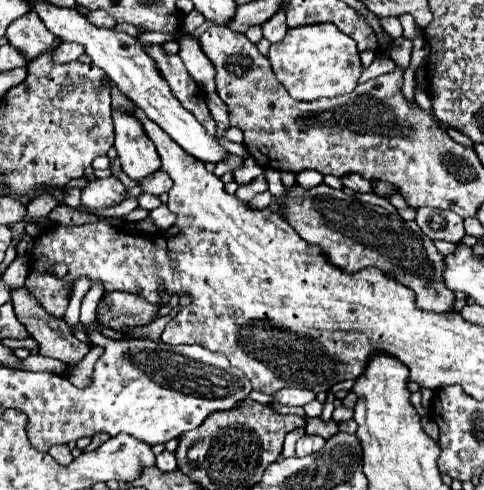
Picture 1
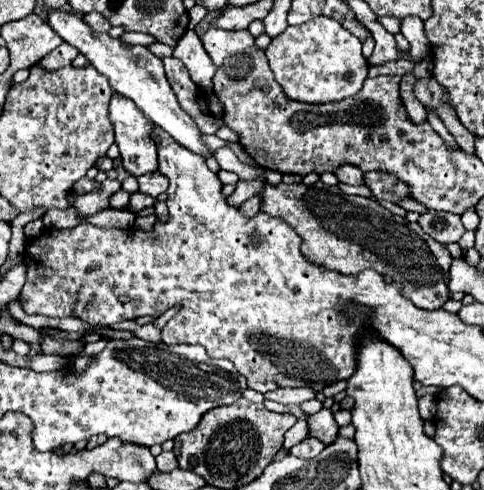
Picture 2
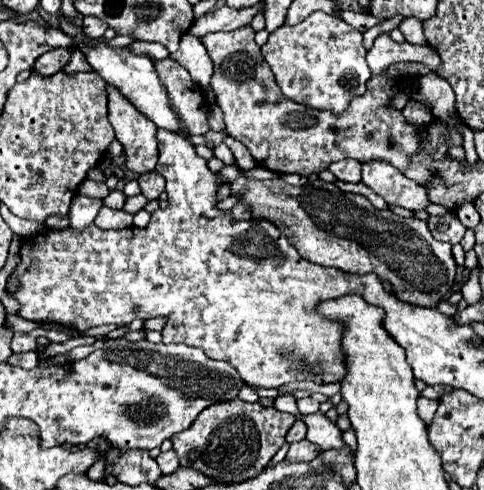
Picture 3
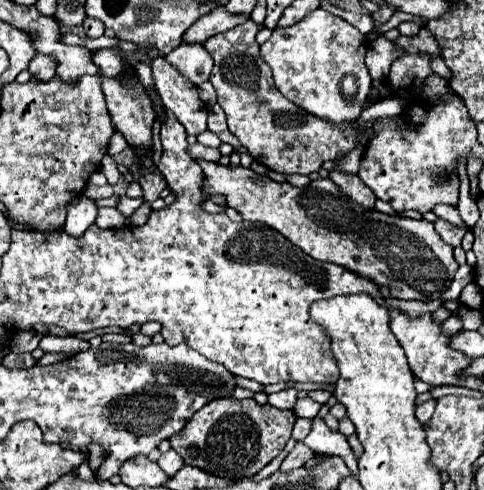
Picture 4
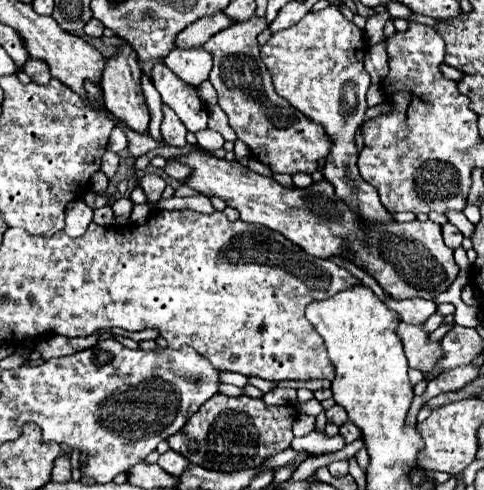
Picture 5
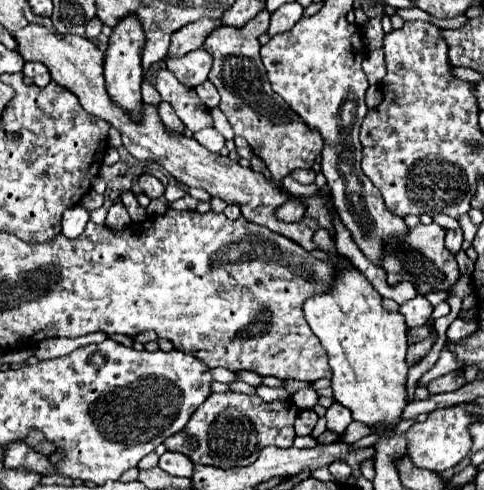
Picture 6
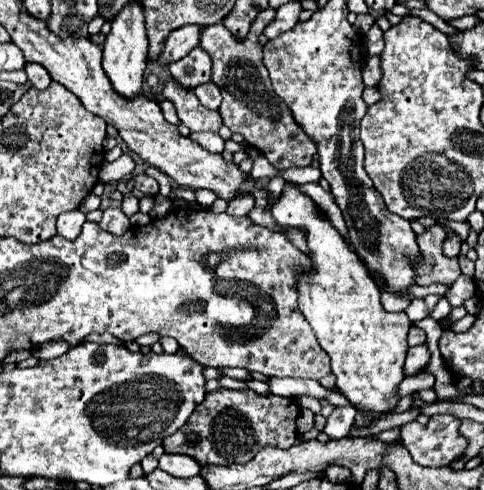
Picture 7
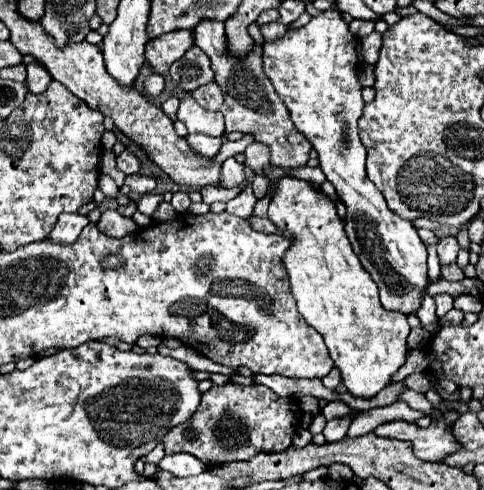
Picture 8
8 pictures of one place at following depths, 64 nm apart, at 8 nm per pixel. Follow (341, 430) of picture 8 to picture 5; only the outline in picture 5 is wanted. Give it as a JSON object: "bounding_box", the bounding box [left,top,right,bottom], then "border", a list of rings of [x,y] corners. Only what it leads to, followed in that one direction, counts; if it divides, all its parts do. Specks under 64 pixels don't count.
{"bounding_box":[326,404,348,426],"border":[[[334,404],[330,410],[326,410],[326,416],[328,416],[328,422],[332,422],[336,426],[342,426],[344,422],[348,422],[348,414],[338,404]]]}

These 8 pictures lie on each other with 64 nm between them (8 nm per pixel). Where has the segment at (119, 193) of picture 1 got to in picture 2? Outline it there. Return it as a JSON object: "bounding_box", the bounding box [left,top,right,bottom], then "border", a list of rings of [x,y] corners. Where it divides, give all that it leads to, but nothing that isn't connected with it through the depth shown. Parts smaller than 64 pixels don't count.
{"bounding_box":[74,178,120,218],"border":[[[106,178],[102,182],[102,188],[98,192],[90,192],[90,194],[84,194],[84,196],[76,196],[74,200],[74,208],[78,212],[80,218],[88,218],[104,208],[108,208],[108,198],[120,190],[120,182],[118,180],[112,180],[112,178]]]}

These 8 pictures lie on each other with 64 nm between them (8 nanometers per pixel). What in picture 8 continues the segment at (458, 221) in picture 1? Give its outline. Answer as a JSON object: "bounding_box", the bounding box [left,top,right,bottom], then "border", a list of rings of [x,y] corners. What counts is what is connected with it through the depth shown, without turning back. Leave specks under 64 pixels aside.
{"bounding_box":[438,238,458,264],"border":[[[442,238],[438,242],[438,258],[440,258],[440,264],[454,264],[456,262],[456,256],[458,256],[458,242],[456,238]]]}

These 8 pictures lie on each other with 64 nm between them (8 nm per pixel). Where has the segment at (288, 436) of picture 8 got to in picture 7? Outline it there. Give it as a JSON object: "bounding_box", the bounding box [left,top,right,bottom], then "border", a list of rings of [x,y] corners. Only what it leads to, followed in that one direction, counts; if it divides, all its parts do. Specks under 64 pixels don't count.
{"bounding_box":[162,388,300,466],"border":[[[218,388],[216,392],[208,392],[204,402],[196,406],[196,412],[190,416],[188,424],[180,428],[180,432],[174,432],[172,436],[164,438],[162,446],[164,452],[176,452],[176,454],[188,454],[194,460],[198,460],[202,466],[208,464],[244,464],[252,460],[262,448],[274,446],[274,448],[290,448],[298,440],[296,432],[296,418],[300,414],[298,402],[294,398],[284,398],[284,396],[260,396],[254,390],[228,390],[228,388]]]}

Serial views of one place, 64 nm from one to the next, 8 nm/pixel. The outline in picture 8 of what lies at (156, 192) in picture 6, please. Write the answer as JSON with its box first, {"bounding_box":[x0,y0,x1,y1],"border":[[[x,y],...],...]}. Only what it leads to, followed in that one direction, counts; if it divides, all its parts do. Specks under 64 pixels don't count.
{"bounding_box":[126,174,156,196],"border":[[[134,174],[134,176],[126,176],[126,186],[130,188],[132,194],[144,196],[144,194],[154,192],[156,180],[154,178],[148,178],[148,176],[142,176],[142,174]]]}

